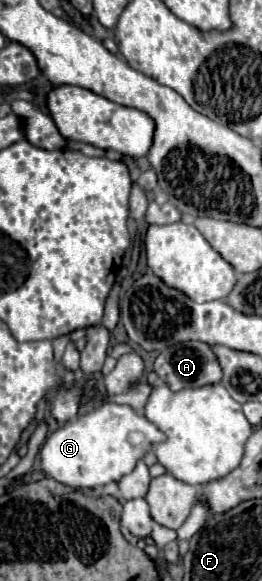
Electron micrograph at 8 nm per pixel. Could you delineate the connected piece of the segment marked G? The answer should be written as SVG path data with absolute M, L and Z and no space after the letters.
M104 402L48 436L40 452L42 470L46 476L72 488L102 488L108 482L118 482L124 474L130 474L136 462L158 442L164 442L164 432L148 422L148 418L126 404Z

